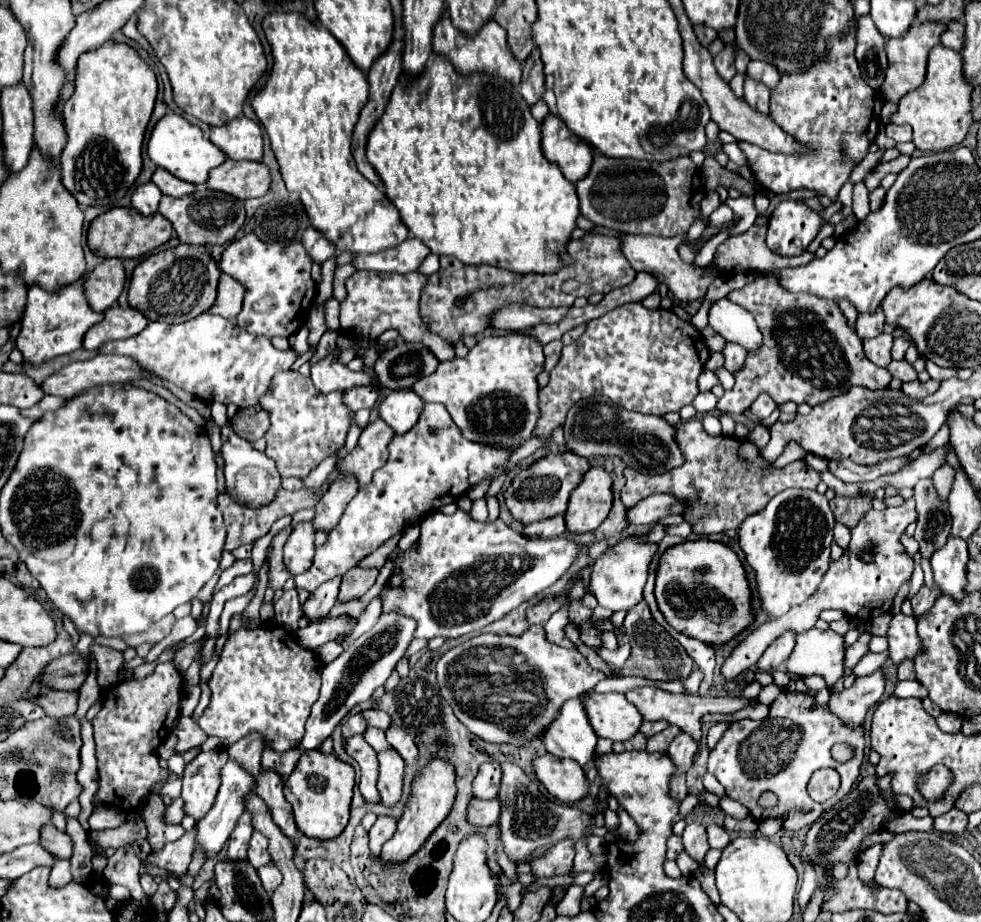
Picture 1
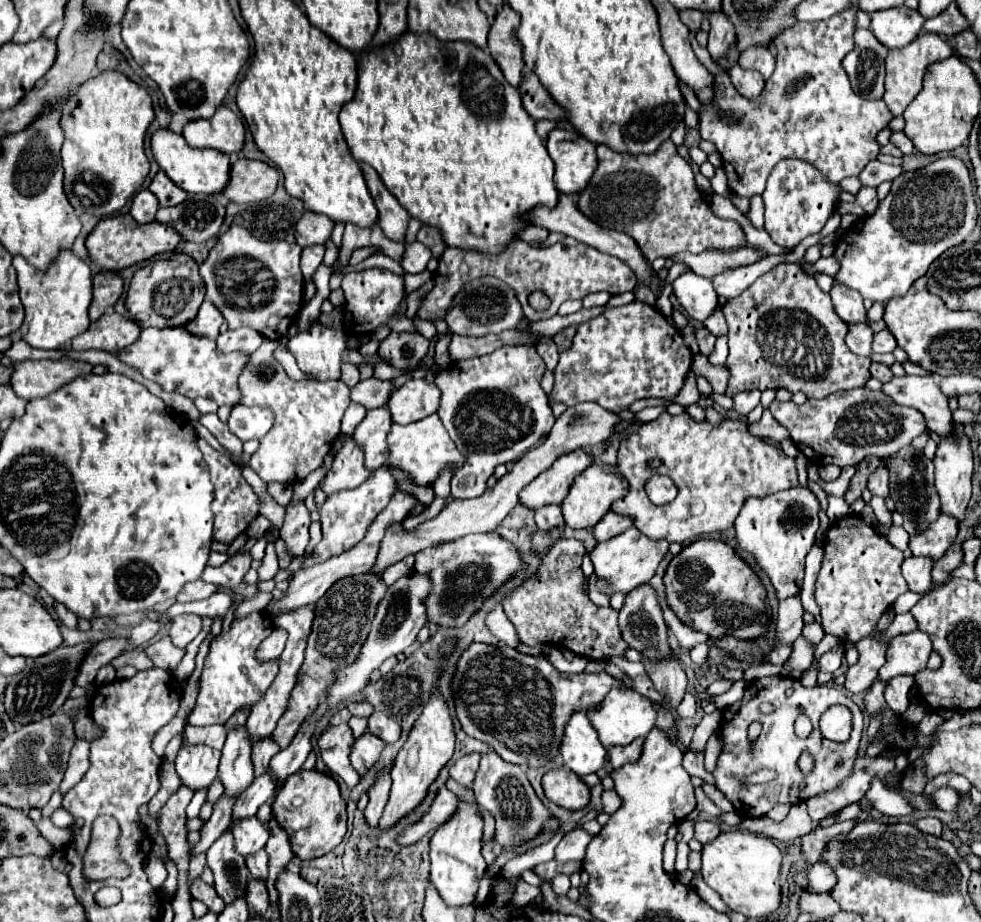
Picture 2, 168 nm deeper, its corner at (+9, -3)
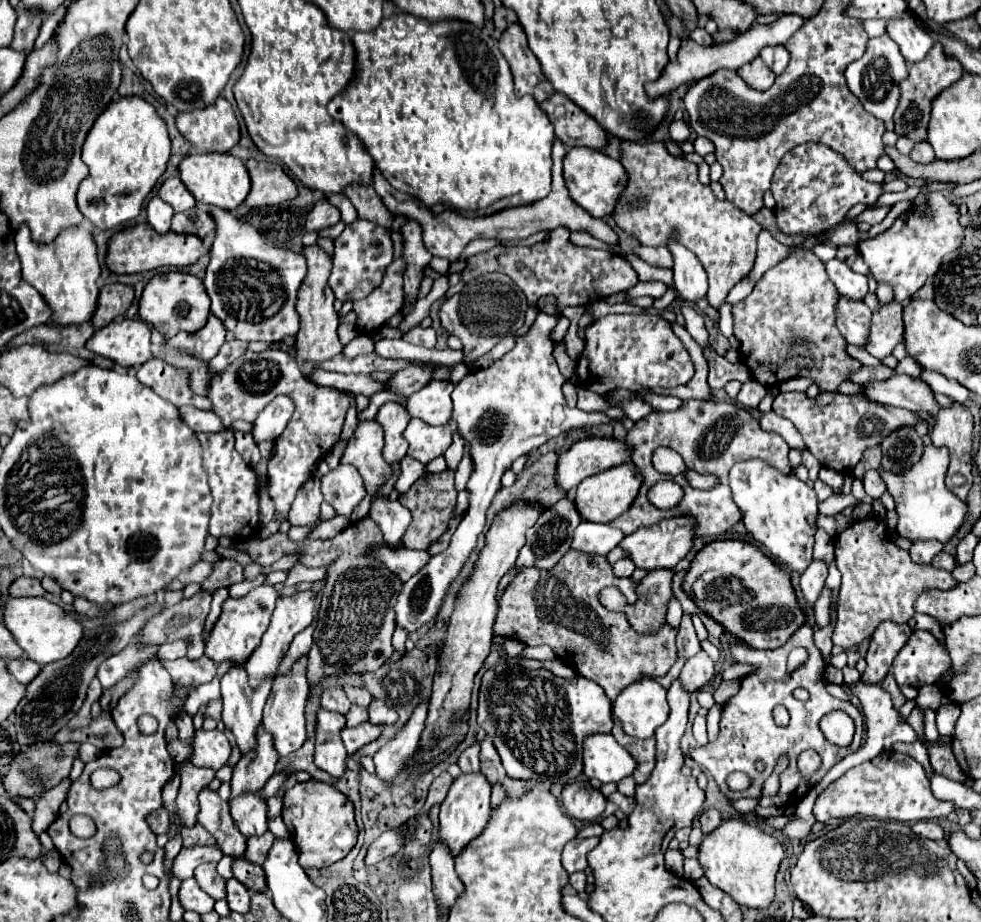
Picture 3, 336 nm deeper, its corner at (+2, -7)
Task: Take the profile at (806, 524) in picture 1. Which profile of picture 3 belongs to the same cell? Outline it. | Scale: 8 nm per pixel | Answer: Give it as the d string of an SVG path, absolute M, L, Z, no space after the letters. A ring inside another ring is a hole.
M745 459L731 467L729 485L733 499L743 513L745 529L767 549L773 561L791 571L803 571L813 557L813 535L817 531L817 497L813 487L793 473L785 475L769 467L765 459Z

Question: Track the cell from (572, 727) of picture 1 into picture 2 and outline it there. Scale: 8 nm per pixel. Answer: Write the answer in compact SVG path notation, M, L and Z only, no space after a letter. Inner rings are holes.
M584 711L572 713L560 745L560 757L564 765L582 777L602 769L604 755L606 751Z

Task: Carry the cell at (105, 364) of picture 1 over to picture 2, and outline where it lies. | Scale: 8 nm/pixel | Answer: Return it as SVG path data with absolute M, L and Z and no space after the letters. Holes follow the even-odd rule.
M64 359L64 361L20 361L16 363L16 371L12 375L12 389L22 397L22 399L44 399L50 393L58 391L60 387L68 385L80 375L92 373L92 365L86 361L74 361L74 359Z

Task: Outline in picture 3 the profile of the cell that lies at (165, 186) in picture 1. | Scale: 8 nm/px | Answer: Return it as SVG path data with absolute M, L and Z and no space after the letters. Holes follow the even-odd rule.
M169 177L159 189L159 197L167 201L177 213L195 207L195 197L187 191L187 187L179 177Z

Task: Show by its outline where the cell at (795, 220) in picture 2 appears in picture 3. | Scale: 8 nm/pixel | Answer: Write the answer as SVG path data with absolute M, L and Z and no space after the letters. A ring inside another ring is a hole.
M815 141L801 143L781 159L773 175L771 193L777 201L777 225L787 235L823 233L831 225L841 223L853 205L875 205L883 193L881 187L881 183L871 183L863 179L861 173L857 173L845 161L845 157L831 147Z

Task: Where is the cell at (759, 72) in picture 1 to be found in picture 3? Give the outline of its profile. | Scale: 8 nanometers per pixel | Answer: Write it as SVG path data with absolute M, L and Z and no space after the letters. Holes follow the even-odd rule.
M767 45L761 49L759 55L763 57L765 65L773 69L775 75L781 75L789 63L789 51L785 49L785 45Z

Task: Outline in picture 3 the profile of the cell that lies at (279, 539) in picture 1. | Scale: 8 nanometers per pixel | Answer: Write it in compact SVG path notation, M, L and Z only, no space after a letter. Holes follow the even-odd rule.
M333 517L333 519L327 519L327 521L323 521L323 523L319 523L317 527L315 527L315 531L309 535L309 539L329 539L329 537L335 537L337 533L341 533L347 525L349 525L349 521L351 519L345 519L345 517Z

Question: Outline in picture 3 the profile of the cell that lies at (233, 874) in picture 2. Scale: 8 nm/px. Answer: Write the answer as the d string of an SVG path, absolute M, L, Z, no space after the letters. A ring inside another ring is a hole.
M203 787L199 791L197 821L217 839L223 855L233 855L235 859L243 857L245 837L229 815L229 803L223 801L217 791L209 787Z

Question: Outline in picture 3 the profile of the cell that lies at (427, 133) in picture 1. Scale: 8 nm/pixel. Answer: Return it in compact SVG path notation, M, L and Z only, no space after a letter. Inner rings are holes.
M395 11L389 19L383 19L377 29L361 33L357 31L353 35L353 47L355 47L355 75L347 89L331 99L327 109L331 111L331 117L341 121L349 131L361 137L365 143L369 155L375 161L375 167L381 169L385 179L399 191L411 193L417 199L421 199L427 207L433 207L435 203L443 203L451 207L453 211L465 215L465 217L483 217L497 213L507 207L517 205L529 205L551 191L551 145L555 139L553 125L549 123L545 111L537 105L537 101L531 95L517 97L513 91L513 75L507 59L501 55L497 43L487 35L487 31L459 21L459 19L443 19L443 21L429 21L429 19L417 19L413 15L405 15L403 11Z

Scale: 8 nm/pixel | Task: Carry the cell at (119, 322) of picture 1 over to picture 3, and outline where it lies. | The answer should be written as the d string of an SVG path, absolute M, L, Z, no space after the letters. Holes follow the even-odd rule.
M115 319L113 323L97 329L89 339L87 349L109 357L125 369L133 369L149 361L151 355L151 331L143 321Z

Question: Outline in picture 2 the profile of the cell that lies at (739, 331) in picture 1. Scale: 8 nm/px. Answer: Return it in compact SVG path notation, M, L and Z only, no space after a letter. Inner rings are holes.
M692 271L674 281L674 295L686 309L688 317L698 323L704 323L718 307L718 295L712 287L712 281L698 277Z

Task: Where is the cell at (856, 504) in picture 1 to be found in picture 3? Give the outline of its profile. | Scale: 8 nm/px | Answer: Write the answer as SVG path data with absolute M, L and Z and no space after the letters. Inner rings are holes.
M875 445L871 449L867 449L859 461L859 465L855 467L855 477L861 479L861 475L867 471L867 469L879 469L881 467L881 447Z

